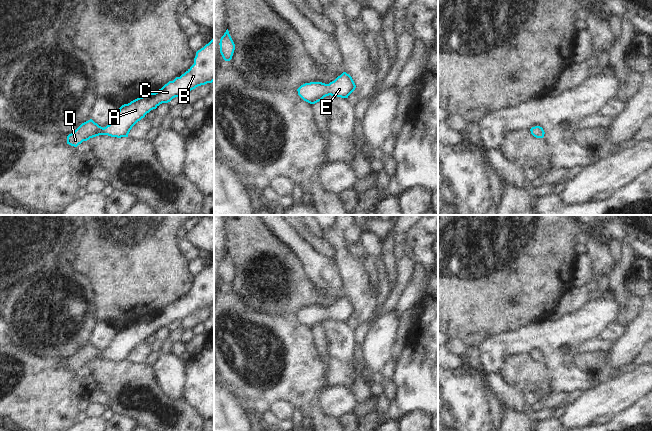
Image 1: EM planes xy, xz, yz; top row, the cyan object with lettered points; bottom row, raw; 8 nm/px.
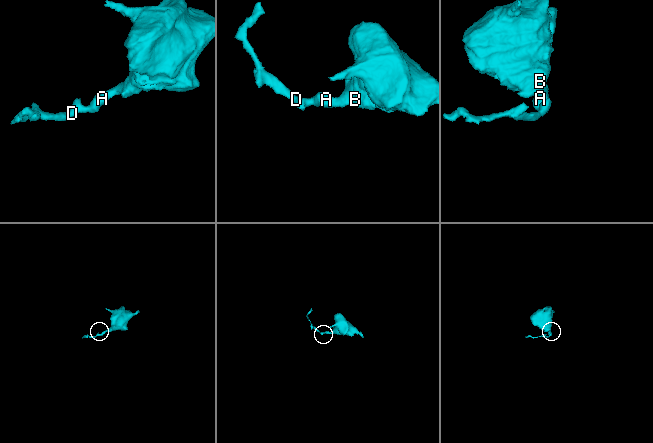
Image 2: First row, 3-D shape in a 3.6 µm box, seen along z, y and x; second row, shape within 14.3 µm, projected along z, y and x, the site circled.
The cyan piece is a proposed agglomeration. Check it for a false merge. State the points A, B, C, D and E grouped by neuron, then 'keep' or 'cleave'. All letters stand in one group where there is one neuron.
groups A B C D E; keep

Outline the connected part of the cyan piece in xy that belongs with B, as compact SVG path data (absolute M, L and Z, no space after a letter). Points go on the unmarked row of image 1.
M214 262L196 276L194 288L180 301L169 305L155 317L149 317L122 329L112 346L104 352L92 343L82 347L67 360L67 368L77 371L83 365L99 359L117 362L128 361L132 351L160 328L168 327L175 321L182 321L196 311L213 305Z

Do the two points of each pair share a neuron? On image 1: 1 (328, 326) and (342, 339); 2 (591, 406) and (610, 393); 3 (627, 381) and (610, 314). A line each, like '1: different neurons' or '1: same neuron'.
1: same neuron
2: same neuron
3: different neurons

